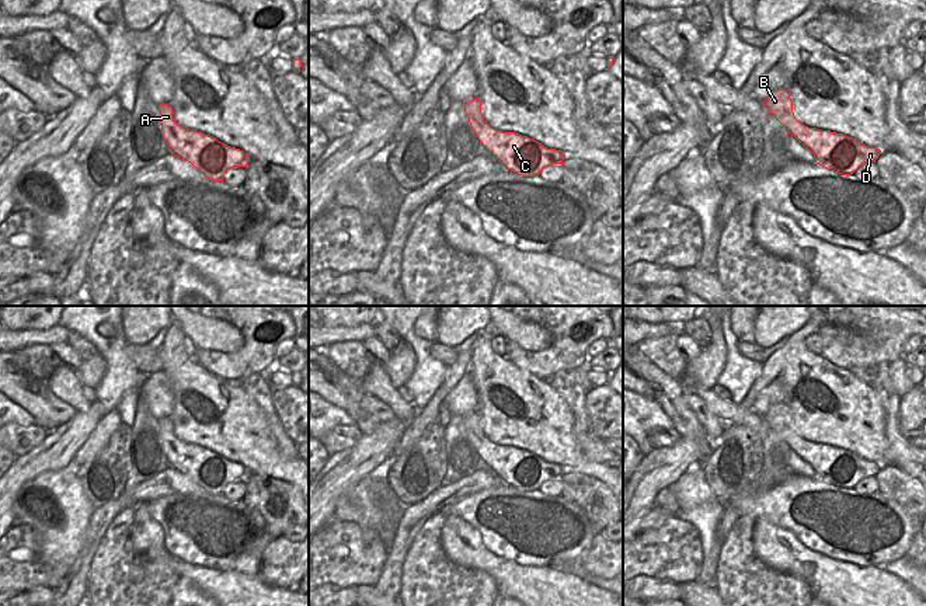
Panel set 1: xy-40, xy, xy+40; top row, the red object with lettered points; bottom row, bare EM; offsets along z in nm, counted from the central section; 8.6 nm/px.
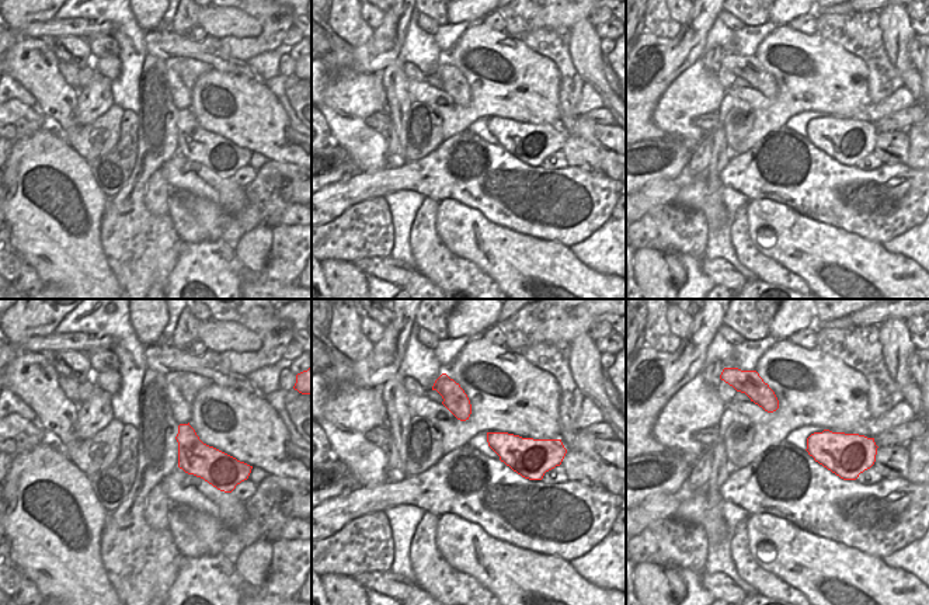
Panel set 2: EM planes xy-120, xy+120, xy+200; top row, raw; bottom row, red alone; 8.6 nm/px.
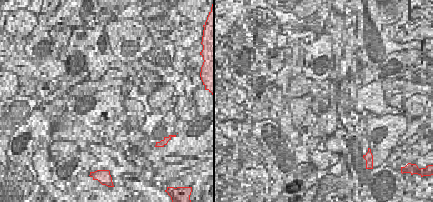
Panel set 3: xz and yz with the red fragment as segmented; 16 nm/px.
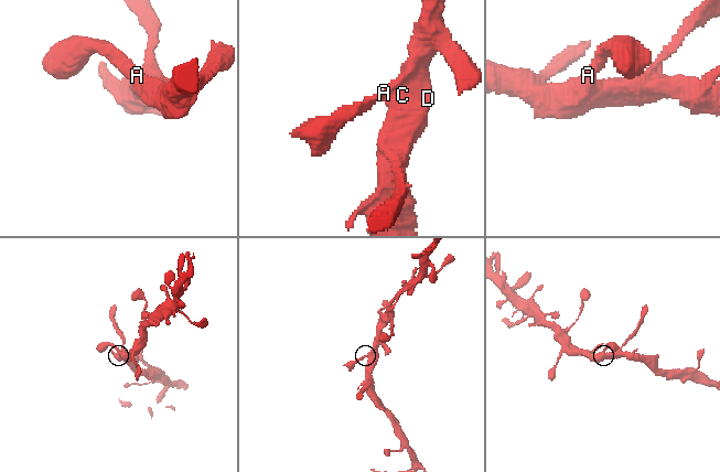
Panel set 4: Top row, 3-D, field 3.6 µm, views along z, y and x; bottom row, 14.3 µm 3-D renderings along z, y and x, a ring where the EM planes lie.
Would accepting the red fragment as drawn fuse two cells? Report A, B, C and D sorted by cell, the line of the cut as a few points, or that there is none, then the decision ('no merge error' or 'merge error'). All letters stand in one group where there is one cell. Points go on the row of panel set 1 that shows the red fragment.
A B C D | no cut | no merge error

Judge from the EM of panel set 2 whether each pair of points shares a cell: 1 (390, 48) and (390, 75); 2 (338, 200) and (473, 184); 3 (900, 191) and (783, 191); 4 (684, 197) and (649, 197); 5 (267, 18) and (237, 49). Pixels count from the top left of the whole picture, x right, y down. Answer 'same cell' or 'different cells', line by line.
1: different cells
2: same cell
3: same cell
4: different cells
5: same cell

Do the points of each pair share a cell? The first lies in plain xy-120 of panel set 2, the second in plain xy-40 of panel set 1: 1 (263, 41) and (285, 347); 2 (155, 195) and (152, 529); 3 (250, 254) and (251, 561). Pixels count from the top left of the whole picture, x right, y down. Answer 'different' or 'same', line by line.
1: different
2: same
3: same

